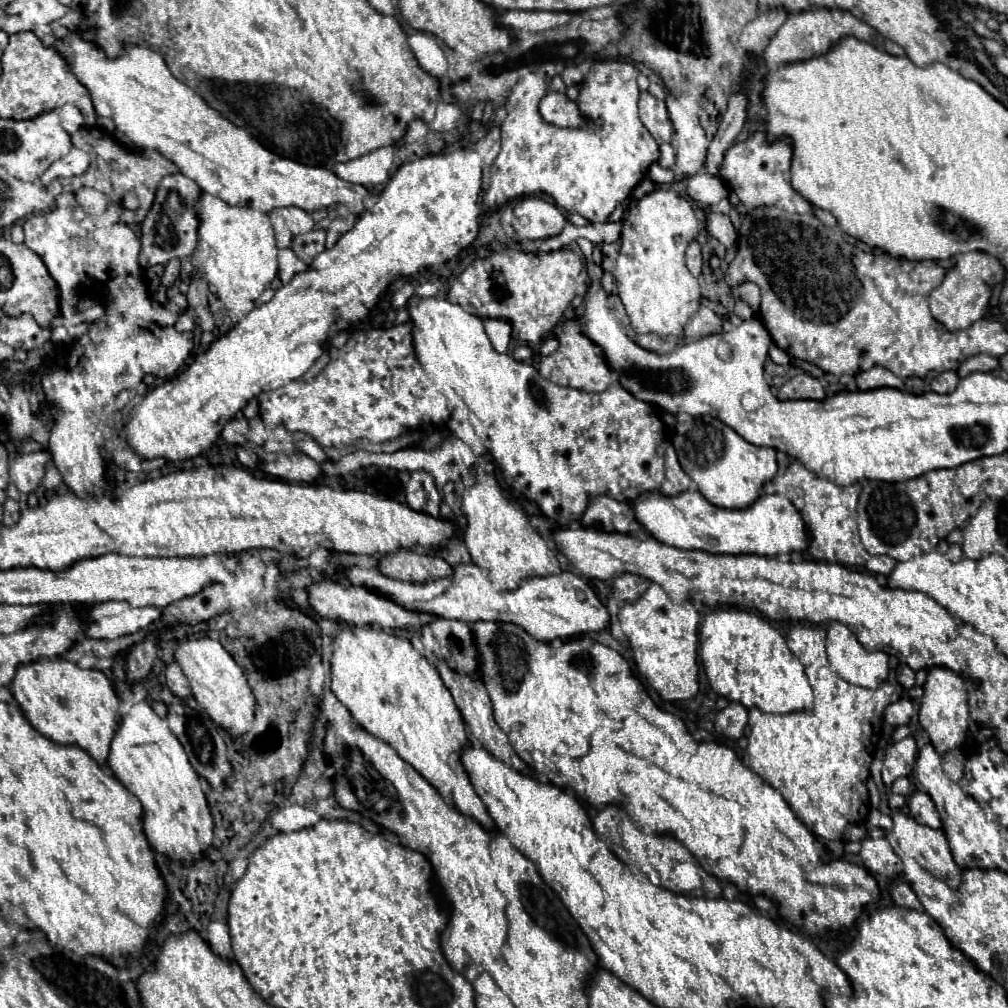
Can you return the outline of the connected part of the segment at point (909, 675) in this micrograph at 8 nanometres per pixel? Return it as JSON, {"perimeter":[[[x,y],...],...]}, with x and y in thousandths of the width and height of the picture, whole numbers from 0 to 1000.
{"perimeter":[[[897,659],[891,663],[891,677],[897,683],[905,683],[907,681],[907,667],[901,661],[897,661]]]}

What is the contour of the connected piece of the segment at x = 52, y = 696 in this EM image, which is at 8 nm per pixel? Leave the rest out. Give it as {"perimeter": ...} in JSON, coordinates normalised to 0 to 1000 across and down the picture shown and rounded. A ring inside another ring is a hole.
{"perimeter":[[[60,651],[40,653],[30,659],[20,659],[12,679],[14,692],[34,724],[60,738],[77,738],[97,756],[107,752],[119,708],[111,679],[99,665],[81,663]]]}

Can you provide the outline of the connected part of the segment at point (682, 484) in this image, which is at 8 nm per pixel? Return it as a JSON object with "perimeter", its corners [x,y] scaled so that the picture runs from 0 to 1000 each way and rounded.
{"perimeter":[[[665,440],[659,442],[659,468],[661,468],[661,474],[655,480],[655,484],[653,484],[655,490],[673,490],[673,488],[683,486],[683,482],[685,482],[687,476],[675,464],[675,460],[671,456],[671,450],[669,450],[669,446],[667,446]]]}

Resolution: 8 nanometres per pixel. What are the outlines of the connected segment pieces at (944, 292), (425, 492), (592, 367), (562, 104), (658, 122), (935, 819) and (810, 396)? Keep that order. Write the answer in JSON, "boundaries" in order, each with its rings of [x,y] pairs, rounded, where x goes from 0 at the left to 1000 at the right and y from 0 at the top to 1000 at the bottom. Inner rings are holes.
{"boundaries":[[[[948,266],[940,268],[937,280],[921,294],[925,313],[940,327],[960,325],[976,313],[982,286],[972,278],[958,278]]],[[[409,468],[407,478],[403,482],[403,500],[407,506],[435,512],[435,500],[437,500],[437,488],[423,468]]],[[[573,327],[556,329],[552,337],[554,337],[554,347],[536,357],[536,371],[542,377],[556,383],[567,383],[577,389],[597,389],[607,381],[605,367],[599,363],[595,345],[587,343],[587,339],[583,339],[583,335],[579,335]]],[[[544,89],[544,93],[534,103],[534,111],[540,117],[540,121],[548,125],[558,127],[579,125],[579,117],[575,117],[571,103],[563,99],[560,93],[554,93],[552,89]]],[[[635,91],[633,109],[635,109],[635,119],[637,119],[639,127],[651,137],[651,141],[667,139],[667,125],[663,121],[657,99],[647,95],[645,91]]],[[[908,786],[900,792],[900,801],[902,808],[917,819],[923,819],[927,823],[935,821],[933,810],[927,802],[927,796],[921,792],[921,788],[917,786]]],[[[800,371],[786,373],[776,385],[772,385],[770,393],[774,397],[817,397],[819,395],[813,379]]]]}

